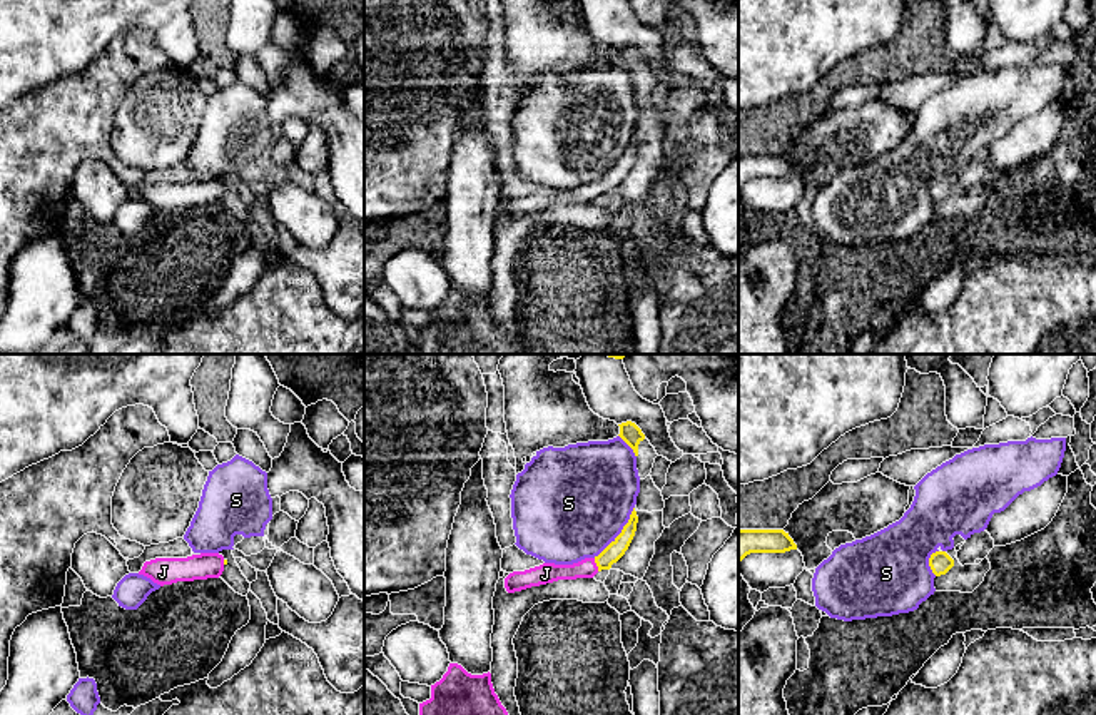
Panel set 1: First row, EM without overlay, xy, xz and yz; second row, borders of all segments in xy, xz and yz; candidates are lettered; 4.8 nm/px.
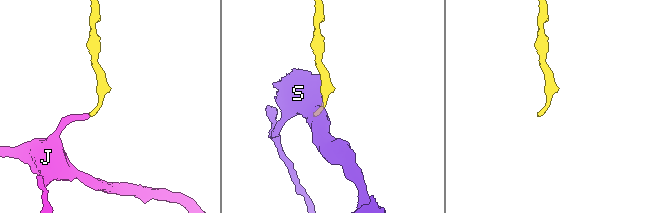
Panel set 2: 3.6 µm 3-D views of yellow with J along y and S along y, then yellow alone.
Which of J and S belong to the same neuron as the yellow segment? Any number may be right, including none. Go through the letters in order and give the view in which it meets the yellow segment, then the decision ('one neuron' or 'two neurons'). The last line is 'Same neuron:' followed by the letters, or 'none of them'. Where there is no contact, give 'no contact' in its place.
J: meets yellow in xz; one neuron
S: meets yellow in xz; two neurons
Same neuron: J

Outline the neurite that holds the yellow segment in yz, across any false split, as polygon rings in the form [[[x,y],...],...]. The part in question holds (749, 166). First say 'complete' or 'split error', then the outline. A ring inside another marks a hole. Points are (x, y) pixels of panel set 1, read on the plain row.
complete | [[[738,155],[738,189],[750,179],[785,179],[797,175],[784,155]]]

